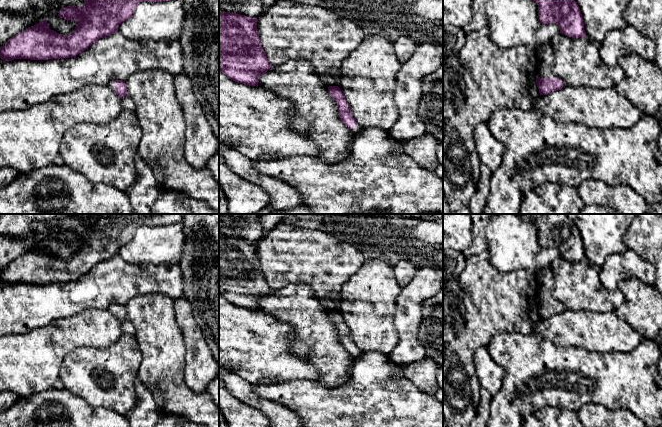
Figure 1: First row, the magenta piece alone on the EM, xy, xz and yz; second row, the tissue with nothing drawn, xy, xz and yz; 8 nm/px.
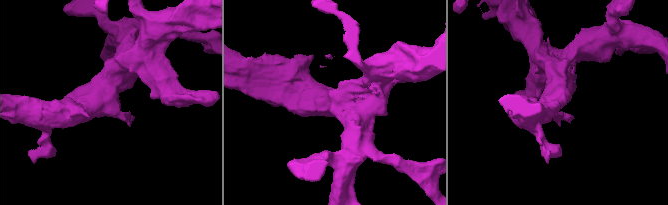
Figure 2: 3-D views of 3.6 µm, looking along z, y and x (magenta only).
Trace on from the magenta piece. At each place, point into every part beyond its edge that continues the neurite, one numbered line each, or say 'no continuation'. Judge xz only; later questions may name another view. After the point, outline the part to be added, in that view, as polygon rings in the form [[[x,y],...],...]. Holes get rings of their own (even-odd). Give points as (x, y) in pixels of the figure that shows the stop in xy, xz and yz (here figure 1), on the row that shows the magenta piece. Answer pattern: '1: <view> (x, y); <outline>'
1: xz (357, 128); [[[356,123],[352,128],[350,128],[350,130],[352,133],[359,134],[362,132],[363,128],[358,123]]]

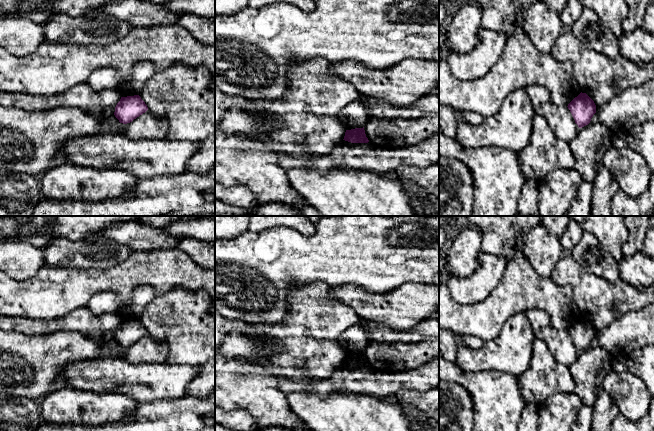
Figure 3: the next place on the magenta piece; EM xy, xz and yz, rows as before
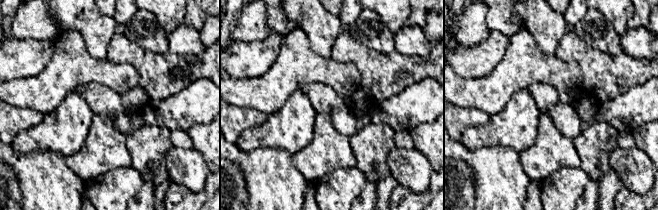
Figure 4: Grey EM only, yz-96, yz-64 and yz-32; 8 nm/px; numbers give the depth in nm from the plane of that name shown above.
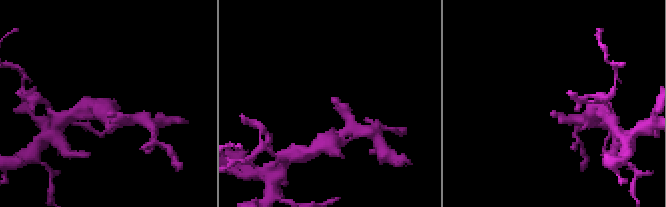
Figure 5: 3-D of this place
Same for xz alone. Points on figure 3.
no continuation

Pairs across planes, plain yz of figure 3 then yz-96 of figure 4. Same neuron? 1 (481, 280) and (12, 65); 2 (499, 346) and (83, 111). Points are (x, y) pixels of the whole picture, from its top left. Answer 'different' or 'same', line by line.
1: same
2: same

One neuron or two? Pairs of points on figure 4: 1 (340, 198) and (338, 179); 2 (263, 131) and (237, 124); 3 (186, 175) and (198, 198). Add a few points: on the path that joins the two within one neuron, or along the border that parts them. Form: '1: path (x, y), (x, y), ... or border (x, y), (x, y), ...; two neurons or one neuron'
1: path (338, 193), (338, 184); one neuron
2: border (268, 115), (262, 123), (245, 128), (235, 142); two neurons
3: border (175, 182), (186, 186), (194, 192), (203, 190); two neurons

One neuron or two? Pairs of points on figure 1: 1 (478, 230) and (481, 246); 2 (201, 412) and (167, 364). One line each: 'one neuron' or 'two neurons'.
1: one neuron
2: one neuron

